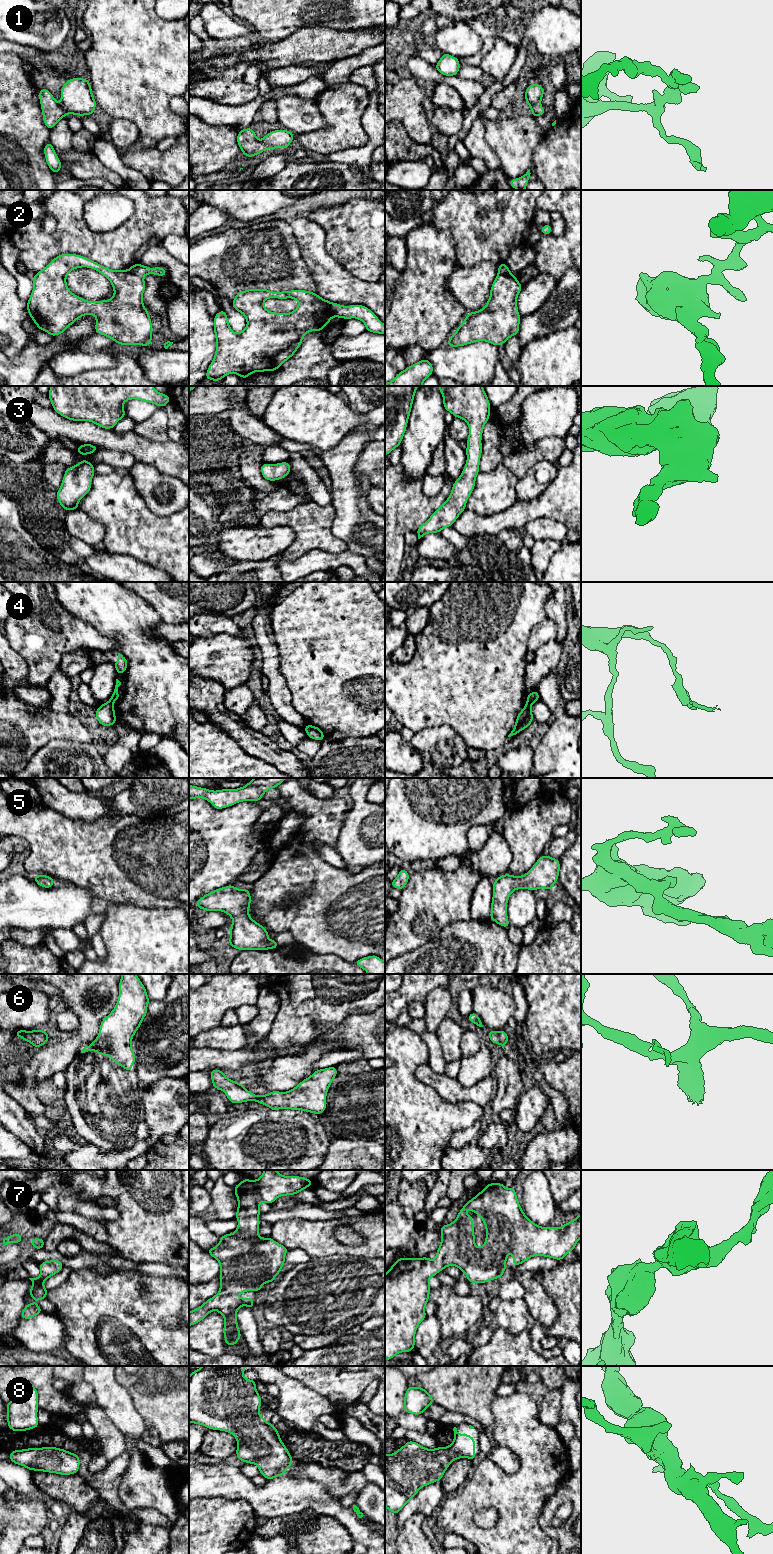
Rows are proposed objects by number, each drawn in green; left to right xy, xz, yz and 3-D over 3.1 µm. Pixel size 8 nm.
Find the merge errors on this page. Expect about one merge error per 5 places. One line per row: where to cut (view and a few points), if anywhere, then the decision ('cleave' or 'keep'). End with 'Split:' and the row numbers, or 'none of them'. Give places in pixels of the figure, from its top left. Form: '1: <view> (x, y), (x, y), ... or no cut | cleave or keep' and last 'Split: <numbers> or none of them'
1: no cut | keep
2: xy (129, 269), (142, 277) | cleave
3: no cut | keep
4: yz (527, 700), (531, 704) | cleave
5: no cut | keep
6: no cut | keep
7: no cut | keep
8: no cut | keep
Split: 2, 4

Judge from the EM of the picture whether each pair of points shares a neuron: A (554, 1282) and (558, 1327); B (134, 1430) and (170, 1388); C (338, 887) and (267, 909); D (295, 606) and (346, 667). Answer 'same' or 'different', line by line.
A: same
B: different
C: same
D: same

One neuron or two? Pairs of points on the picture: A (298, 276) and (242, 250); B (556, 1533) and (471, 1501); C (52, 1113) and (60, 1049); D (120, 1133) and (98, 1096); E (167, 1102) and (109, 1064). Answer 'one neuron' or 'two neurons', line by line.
A: one neuron
B: two neurons
C: two neurons
D: one neuron
E: two neurons

